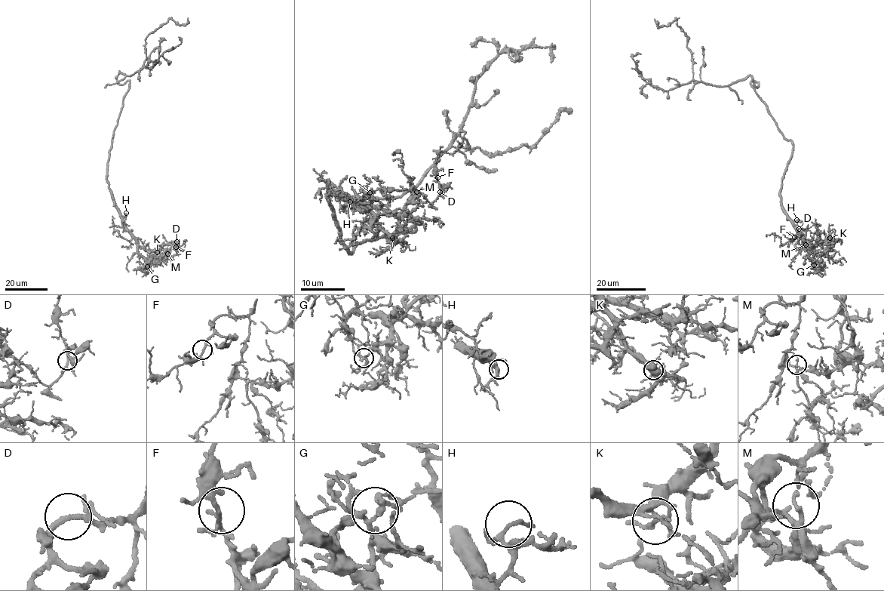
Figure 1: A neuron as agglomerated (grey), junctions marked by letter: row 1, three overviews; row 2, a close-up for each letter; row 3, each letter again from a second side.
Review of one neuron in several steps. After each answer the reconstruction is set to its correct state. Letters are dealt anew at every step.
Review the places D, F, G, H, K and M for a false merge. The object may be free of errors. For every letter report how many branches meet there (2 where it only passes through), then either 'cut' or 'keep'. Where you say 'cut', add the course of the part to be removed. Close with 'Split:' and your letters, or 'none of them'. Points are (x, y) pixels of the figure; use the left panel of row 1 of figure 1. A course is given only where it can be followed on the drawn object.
D: 4 | keep
F: 4 | keep
G: 4 | keep
H: 3 | keep
K: 4 | keep
M: 4 | cut | (167, 253), (172, 244), (176, 242), (176, 249), (185, 240), (183, 241)
Split: M

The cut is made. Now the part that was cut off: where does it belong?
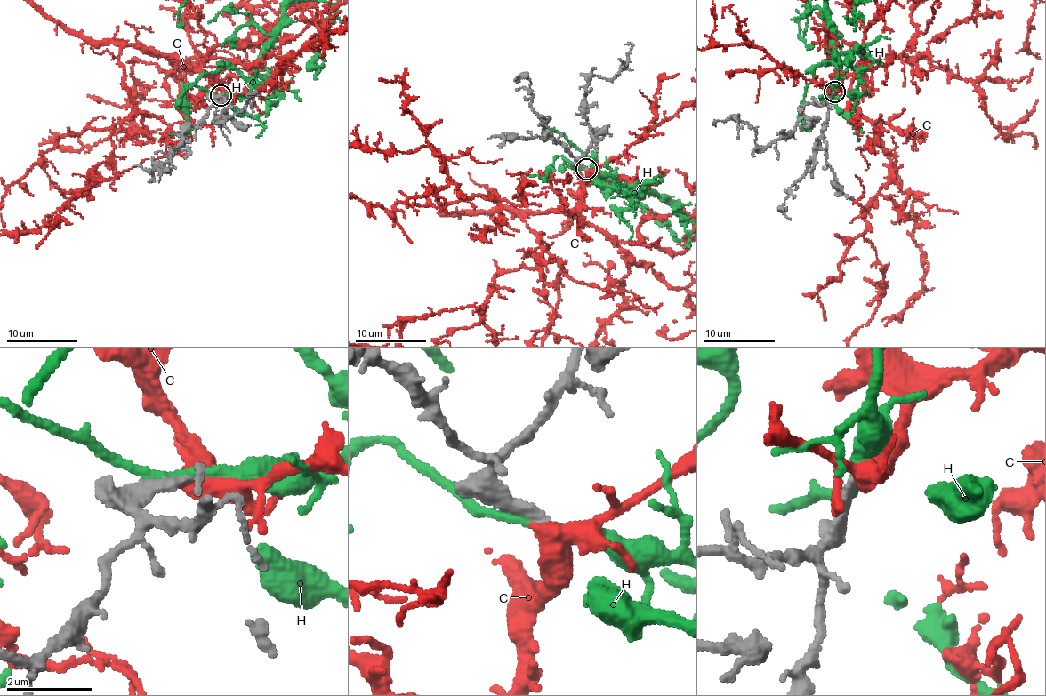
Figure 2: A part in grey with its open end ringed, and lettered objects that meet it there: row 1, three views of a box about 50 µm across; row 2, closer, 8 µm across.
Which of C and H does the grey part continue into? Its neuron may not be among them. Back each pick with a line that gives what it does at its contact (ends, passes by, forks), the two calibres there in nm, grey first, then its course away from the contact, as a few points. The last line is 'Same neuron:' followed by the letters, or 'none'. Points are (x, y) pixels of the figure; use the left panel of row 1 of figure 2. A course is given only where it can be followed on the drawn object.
C: it passes by | 260/400 nm
Same neuron: C

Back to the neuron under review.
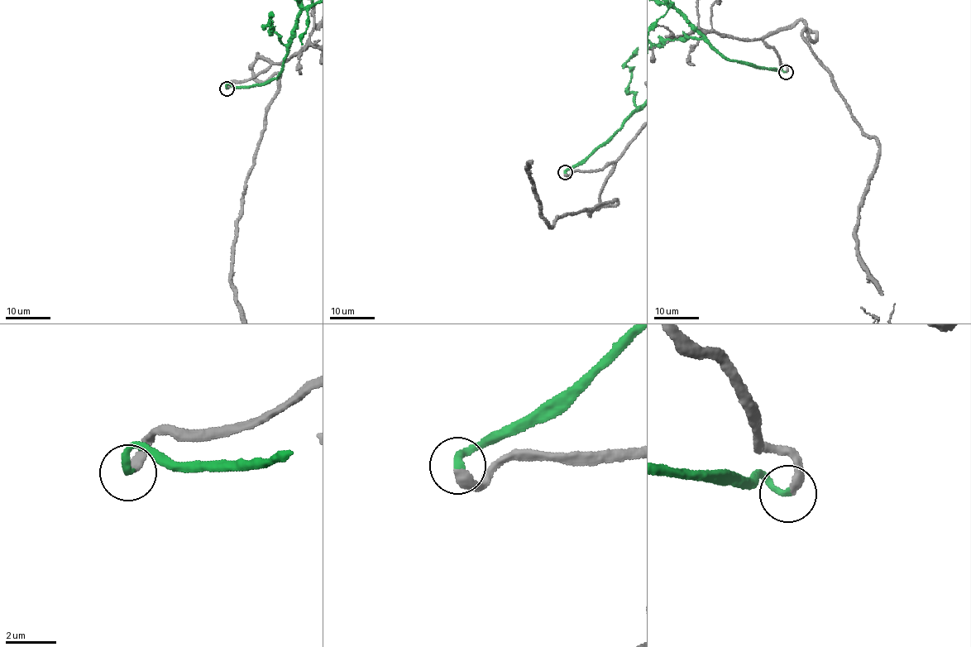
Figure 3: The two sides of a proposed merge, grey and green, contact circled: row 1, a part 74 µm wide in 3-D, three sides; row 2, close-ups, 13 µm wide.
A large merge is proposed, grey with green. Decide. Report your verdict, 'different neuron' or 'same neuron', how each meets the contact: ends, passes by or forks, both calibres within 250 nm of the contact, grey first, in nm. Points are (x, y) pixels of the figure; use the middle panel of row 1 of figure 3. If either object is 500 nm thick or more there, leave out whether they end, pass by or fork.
same neuron; grey ends; green ends; calibres 360 and 280 nm

